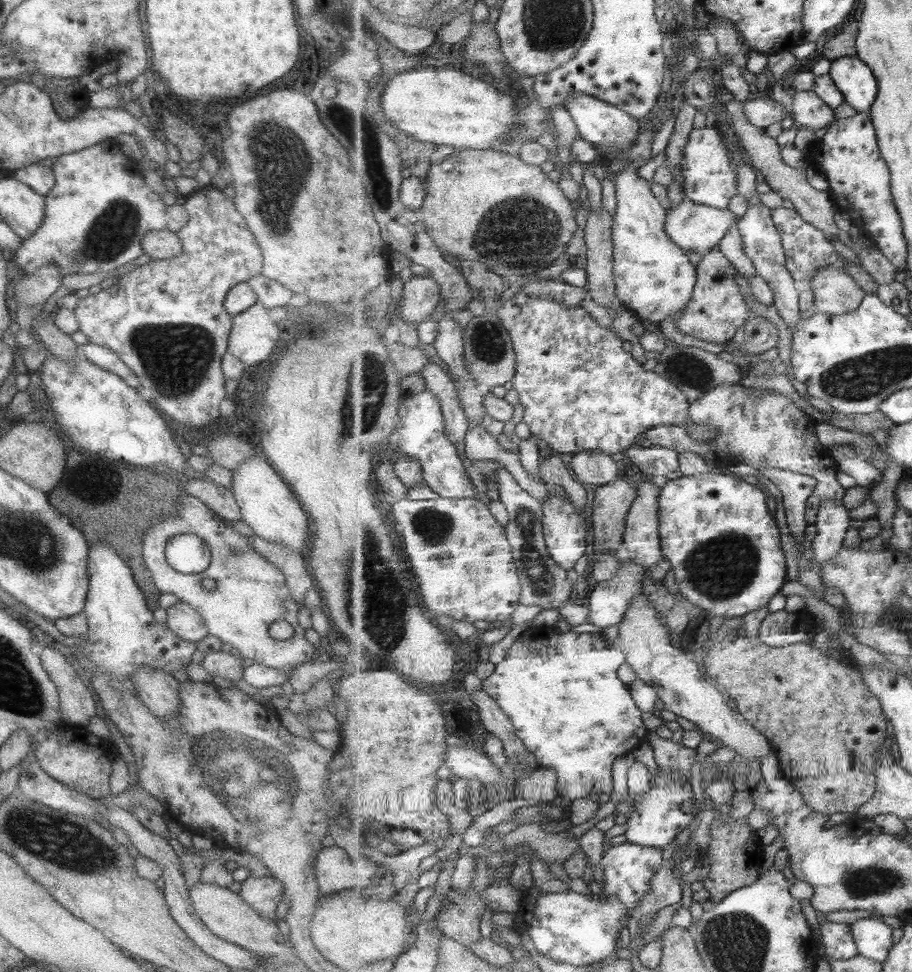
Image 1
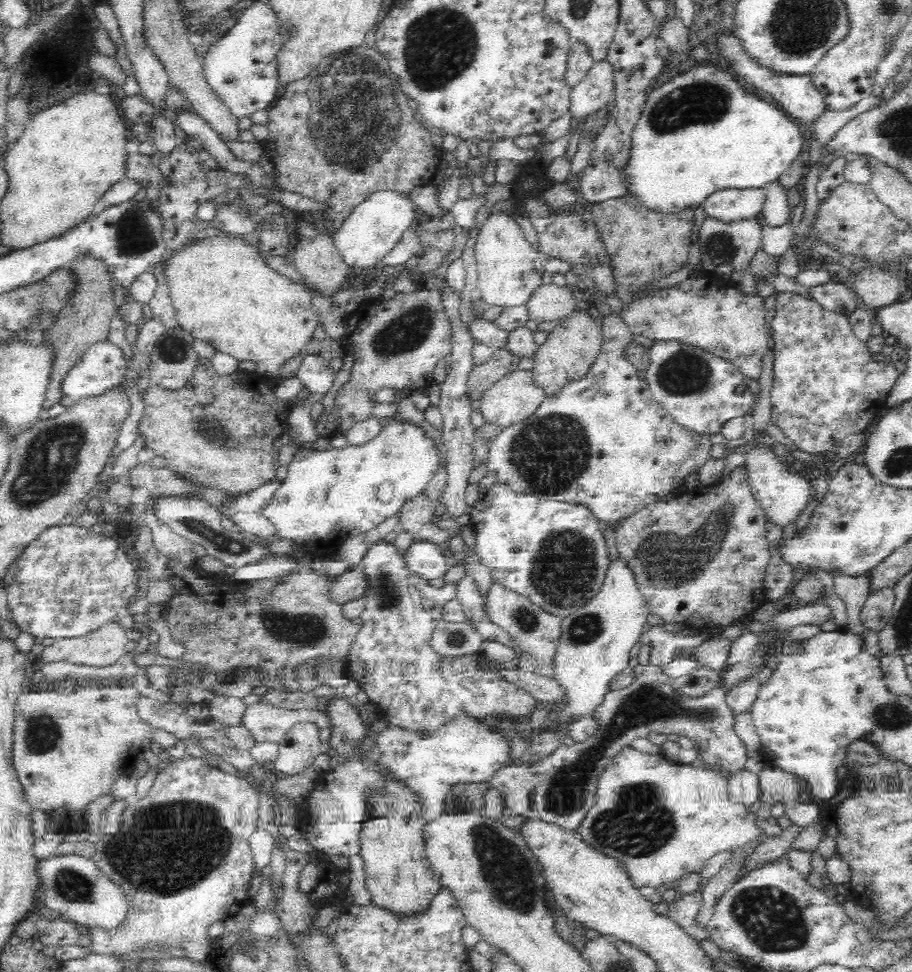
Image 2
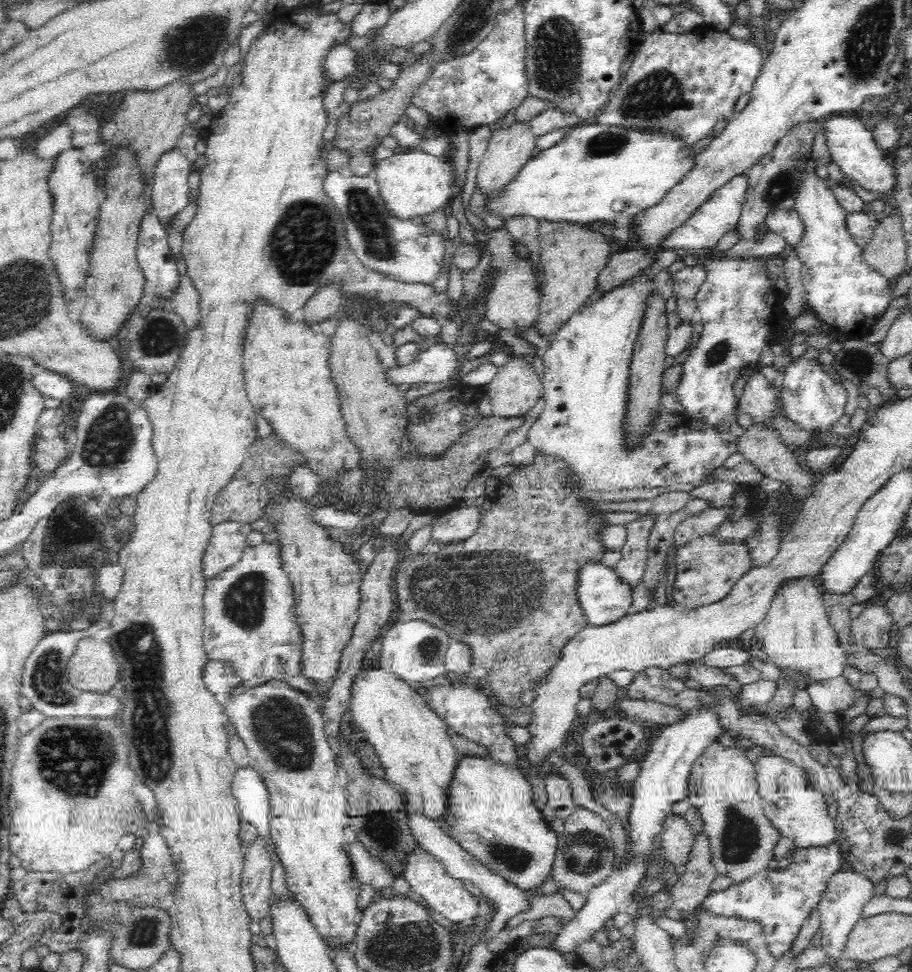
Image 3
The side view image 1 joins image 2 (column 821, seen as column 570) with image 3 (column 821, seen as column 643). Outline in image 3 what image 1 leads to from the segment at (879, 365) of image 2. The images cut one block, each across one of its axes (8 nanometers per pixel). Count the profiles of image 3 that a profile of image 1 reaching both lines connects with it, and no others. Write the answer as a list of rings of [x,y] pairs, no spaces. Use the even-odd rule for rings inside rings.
[[[791,359],[789,366],[783,370],[782,386],[777,392],[779,412],[806,433],[828,432],[832,424],[845,414],[847,390],[822,370],[818,360]]]

